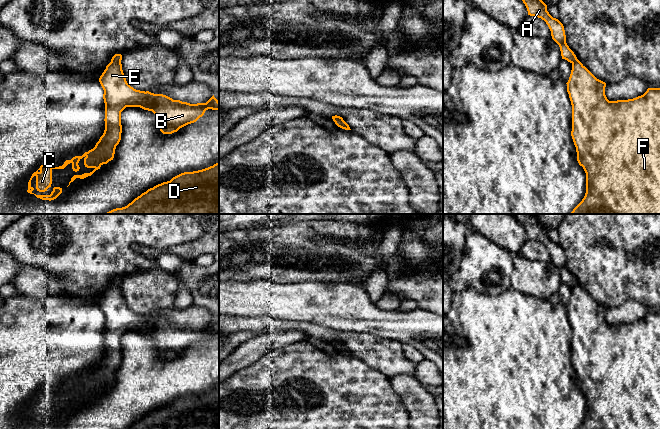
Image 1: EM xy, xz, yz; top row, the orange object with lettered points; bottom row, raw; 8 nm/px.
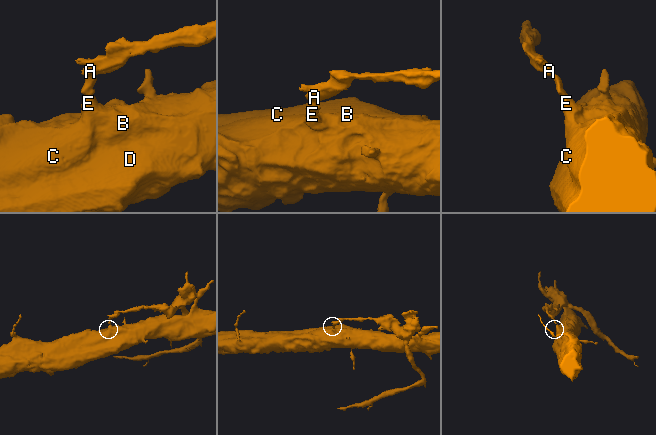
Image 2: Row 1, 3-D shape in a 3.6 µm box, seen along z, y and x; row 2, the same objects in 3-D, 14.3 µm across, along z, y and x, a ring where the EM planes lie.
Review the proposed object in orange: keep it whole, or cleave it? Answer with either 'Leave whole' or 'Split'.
Split

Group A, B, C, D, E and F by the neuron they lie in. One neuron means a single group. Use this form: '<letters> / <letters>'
A / B C D E F

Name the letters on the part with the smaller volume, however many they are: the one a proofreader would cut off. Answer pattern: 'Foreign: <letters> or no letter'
Foreign: A

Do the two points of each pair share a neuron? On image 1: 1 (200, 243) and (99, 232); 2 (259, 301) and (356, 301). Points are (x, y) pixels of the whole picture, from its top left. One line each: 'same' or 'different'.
1: different
2: same

